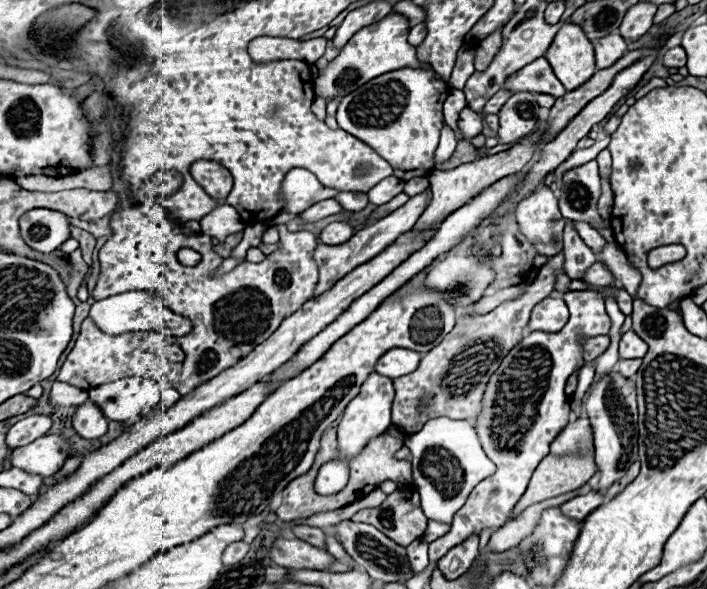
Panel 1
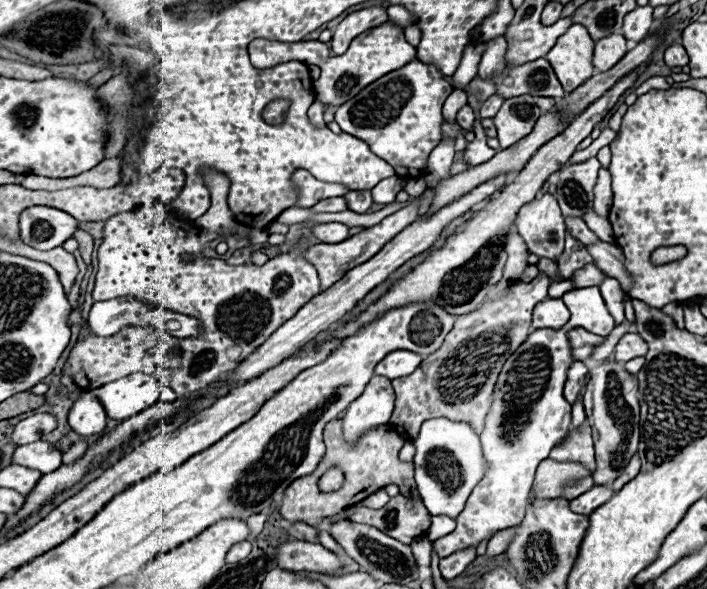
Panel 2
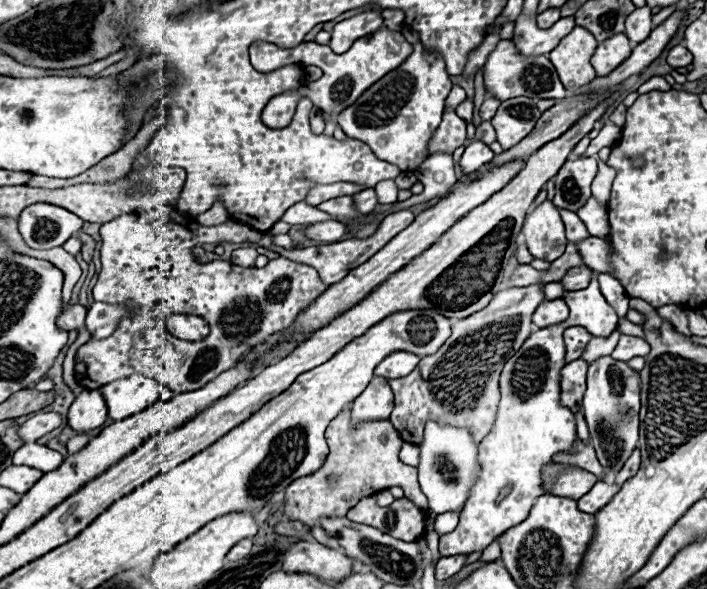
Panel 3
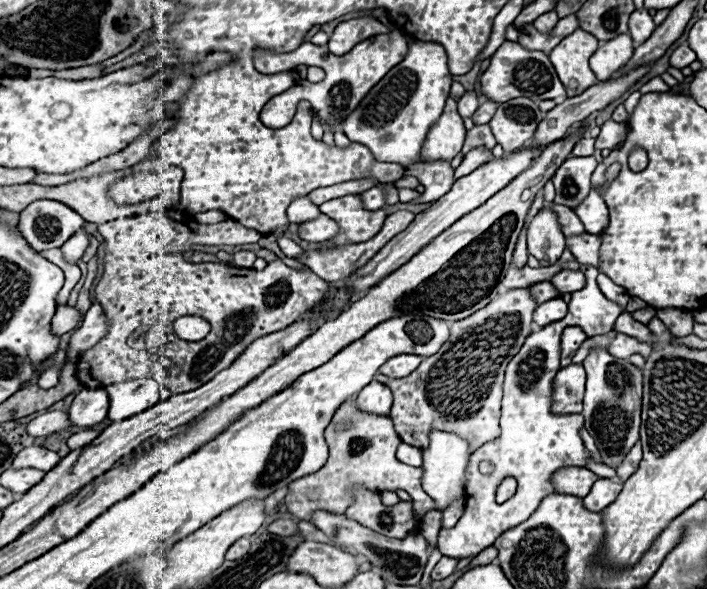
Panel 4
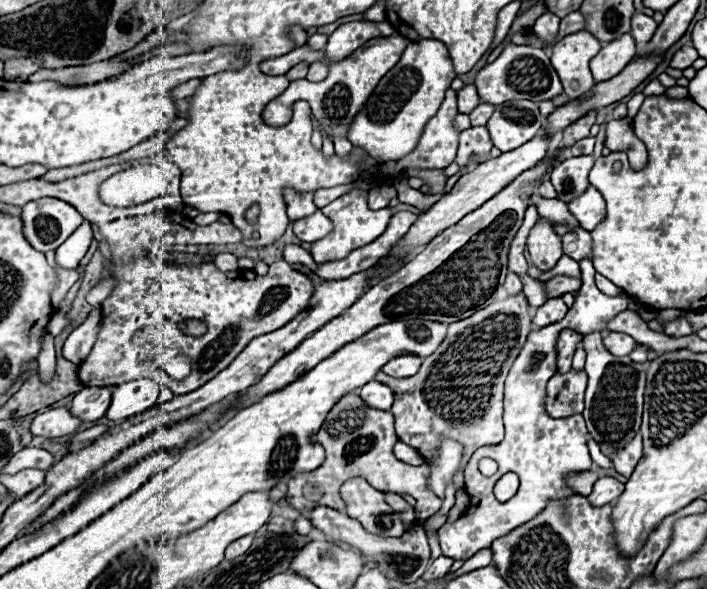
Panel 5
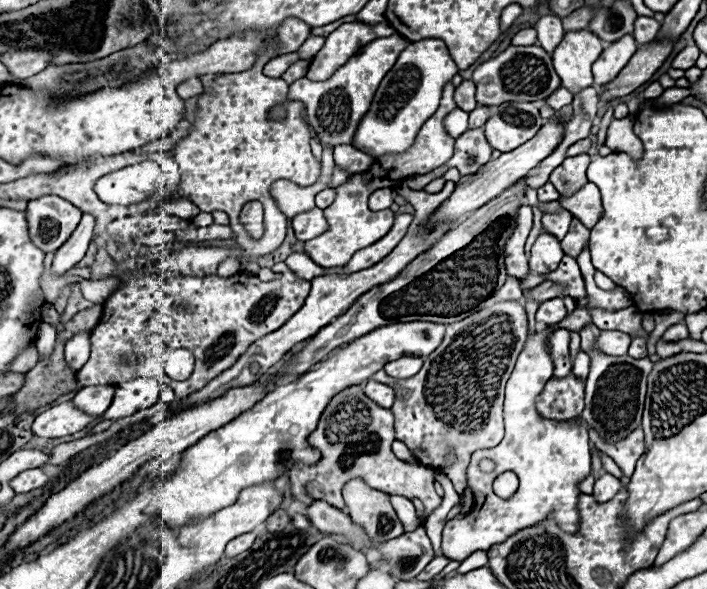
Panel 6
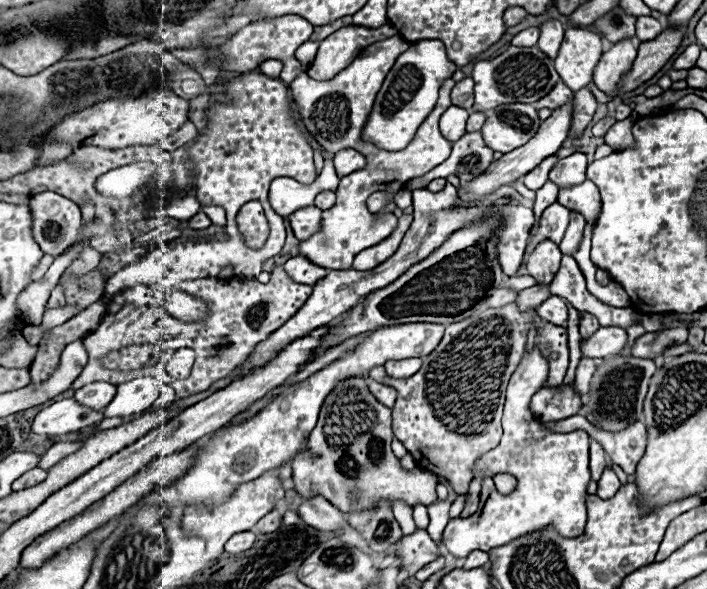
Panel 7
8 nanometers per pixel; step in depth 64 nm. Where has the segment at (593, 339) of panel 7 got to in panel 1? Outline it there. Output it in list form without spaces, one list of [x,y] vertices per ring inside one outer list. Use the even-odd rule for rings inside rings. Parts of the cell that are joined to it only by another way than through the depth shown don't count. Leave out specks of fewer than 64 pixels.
[[[632,330],[622,334],[622,340],[620,340],[620,358],[622,360],[644,358],[646,350],[648,350],[648,346],[646,346],[646,342],[642,342],[642,338],[638,338],[638,334],[634,334]]]

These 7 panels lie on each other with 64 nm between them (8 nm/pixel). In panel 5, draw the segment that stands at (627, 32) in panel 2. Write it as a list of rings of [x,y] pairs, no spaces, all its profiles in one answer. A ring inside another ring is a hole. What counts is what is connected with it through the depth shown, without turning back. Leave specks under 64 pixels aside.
[[[636,12],[636,14],[632,16],[632,36],[634,36],[636,44],[646,44],[646,42],[650,42],[650,38],[652,38],[654,32],[656,32],[656,28],[658,28],[658,24],[656,24],[650,16],[640,14],[640,12]]]

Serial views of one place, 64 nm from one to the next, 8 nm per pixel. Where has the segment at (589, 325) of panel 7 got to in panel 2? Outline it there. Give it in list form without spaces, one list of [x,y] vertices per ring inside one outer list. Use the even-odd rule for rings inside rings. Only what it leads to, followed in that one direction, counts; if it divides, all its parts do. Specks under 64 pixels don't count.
[[[604,360],[600,366],[590,370],[590,380],[584,390],[582,404],[596,446],[598,470],[592,474],[594,484],[610,484],[614,478],[618,478],[618,474],[622,474],[626,462],[630,462],[638,448],[638,378],[626,372],[622,362]]]

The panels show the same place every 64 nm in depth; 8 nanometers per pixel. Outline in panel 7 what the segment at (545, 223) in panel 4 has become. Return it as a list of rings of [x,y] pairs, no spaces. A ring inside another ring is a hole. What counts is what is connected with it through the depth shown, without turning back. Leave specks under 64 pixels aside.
[[[544,240],[532,252],[526,268],[528,268],[528,274],[532,278],[536,278],[538,286],[548,286],[552,282],[554,274],[558,272],[560,260],[562,260],[560,248],[552,240]]]

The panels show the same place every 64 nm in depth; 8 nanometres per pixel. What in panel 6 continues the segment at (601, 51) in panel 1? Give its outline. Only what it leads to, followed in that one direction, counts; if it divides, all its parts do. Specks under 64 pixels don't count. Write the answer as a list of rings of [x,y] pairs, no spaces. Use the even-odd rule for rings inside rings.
[[[622,36],[618,42],[610,44],[600,58],[594,62],[592,72],[594,72],[594,86],[604,86],[612,82],[620,74],[620,70],[630,62],[630,58],[636,52],[636,44],[632,36]]]

